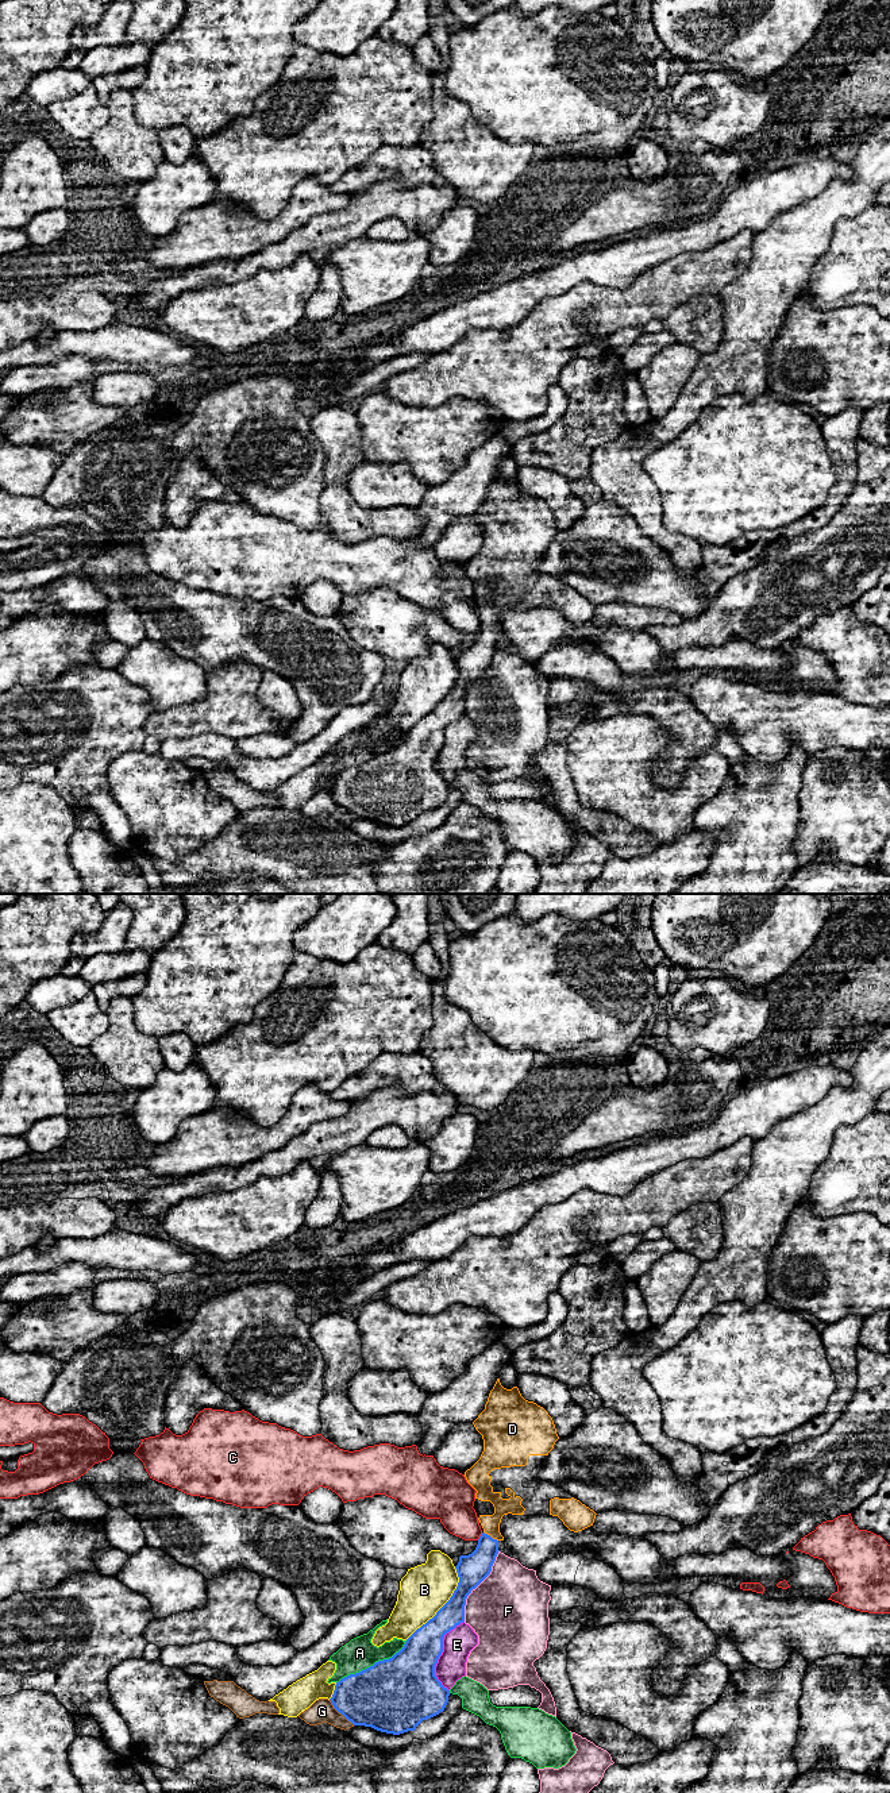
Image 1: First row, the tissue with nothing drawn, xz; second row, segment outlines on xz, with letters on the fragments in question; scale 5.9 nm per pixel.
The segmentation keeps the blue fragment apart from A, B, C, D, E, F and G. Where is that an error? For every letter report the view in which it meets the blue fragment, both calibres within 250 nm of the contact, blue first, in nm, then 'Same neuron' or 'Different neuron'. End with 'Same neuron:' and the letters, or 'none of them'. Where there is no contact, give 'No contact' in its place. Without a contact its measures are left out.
A: Touches blue in xz. Thickness 440 nm (blue) against 190 nm. Different neuron
B: Touches blue in xz. Thickness 200 nm (blue) against 300 nm. Different neuron
C: Touches blue in xz. Thickness 180 nm (blue) against 240 nm. Different neuron
D: Touches blue in xz. Thickness 180 nm (blue) against 110 nm. Same neuron
E: Touches blue in xz. Thickness 320 nm (blue) against 180 nm. Different neuron
F: Touches blue in xz. Thickness 180 nm (blue) against 460 nm. Different neuron
G: Touches blue in xz. Thickness 360 nm (blue) against 140 nm. Different neuron
Same neuron: D

